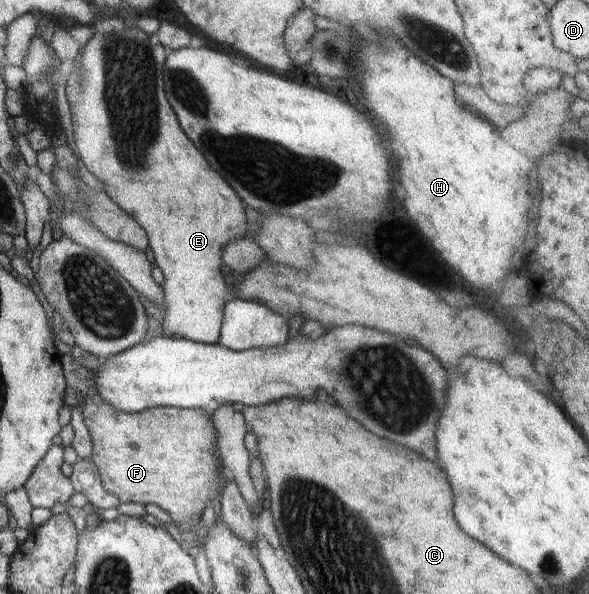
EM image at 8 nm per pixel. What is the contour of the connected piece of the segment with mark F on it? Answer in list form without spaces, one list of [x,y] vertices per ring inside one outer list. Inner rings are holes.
[[[62,349],[60,363],[66,383],[62,403],[71,411],[81,406],[83,421],[87,431],[90,432],[93,446],[89,461],[95,464],[103,489],[117,497],[121,504],[128,502],[143,504],[143,506],[155,504],[169,513],[172,523],[177,528],[183,529],[184,536],[191,538],[196,532],[200,532],[201,519],[210,510],[211,502],[219,497],[226,483],[226,472],[222,461],[220,459],[217,463],[211,451],[218,442],[218,433],[208,413],[200,407],[195,409],[152,407],[135,413],[116,410],[100,398],[94,384],[96,375],[93,375],[91,370],[78,365],[67,350]],[[194,517],[199,517],[197,525],[190,524]]]

